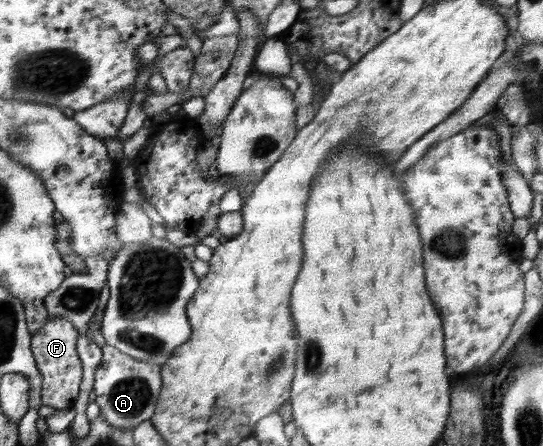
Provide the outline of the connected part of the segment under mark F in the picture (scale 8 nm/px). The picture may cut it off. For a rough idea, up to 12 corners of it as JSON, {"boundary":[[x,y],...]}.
{"boundary":[[51,316],[31,350],[41,403],[74,405],[83,378],[78,329]]}

